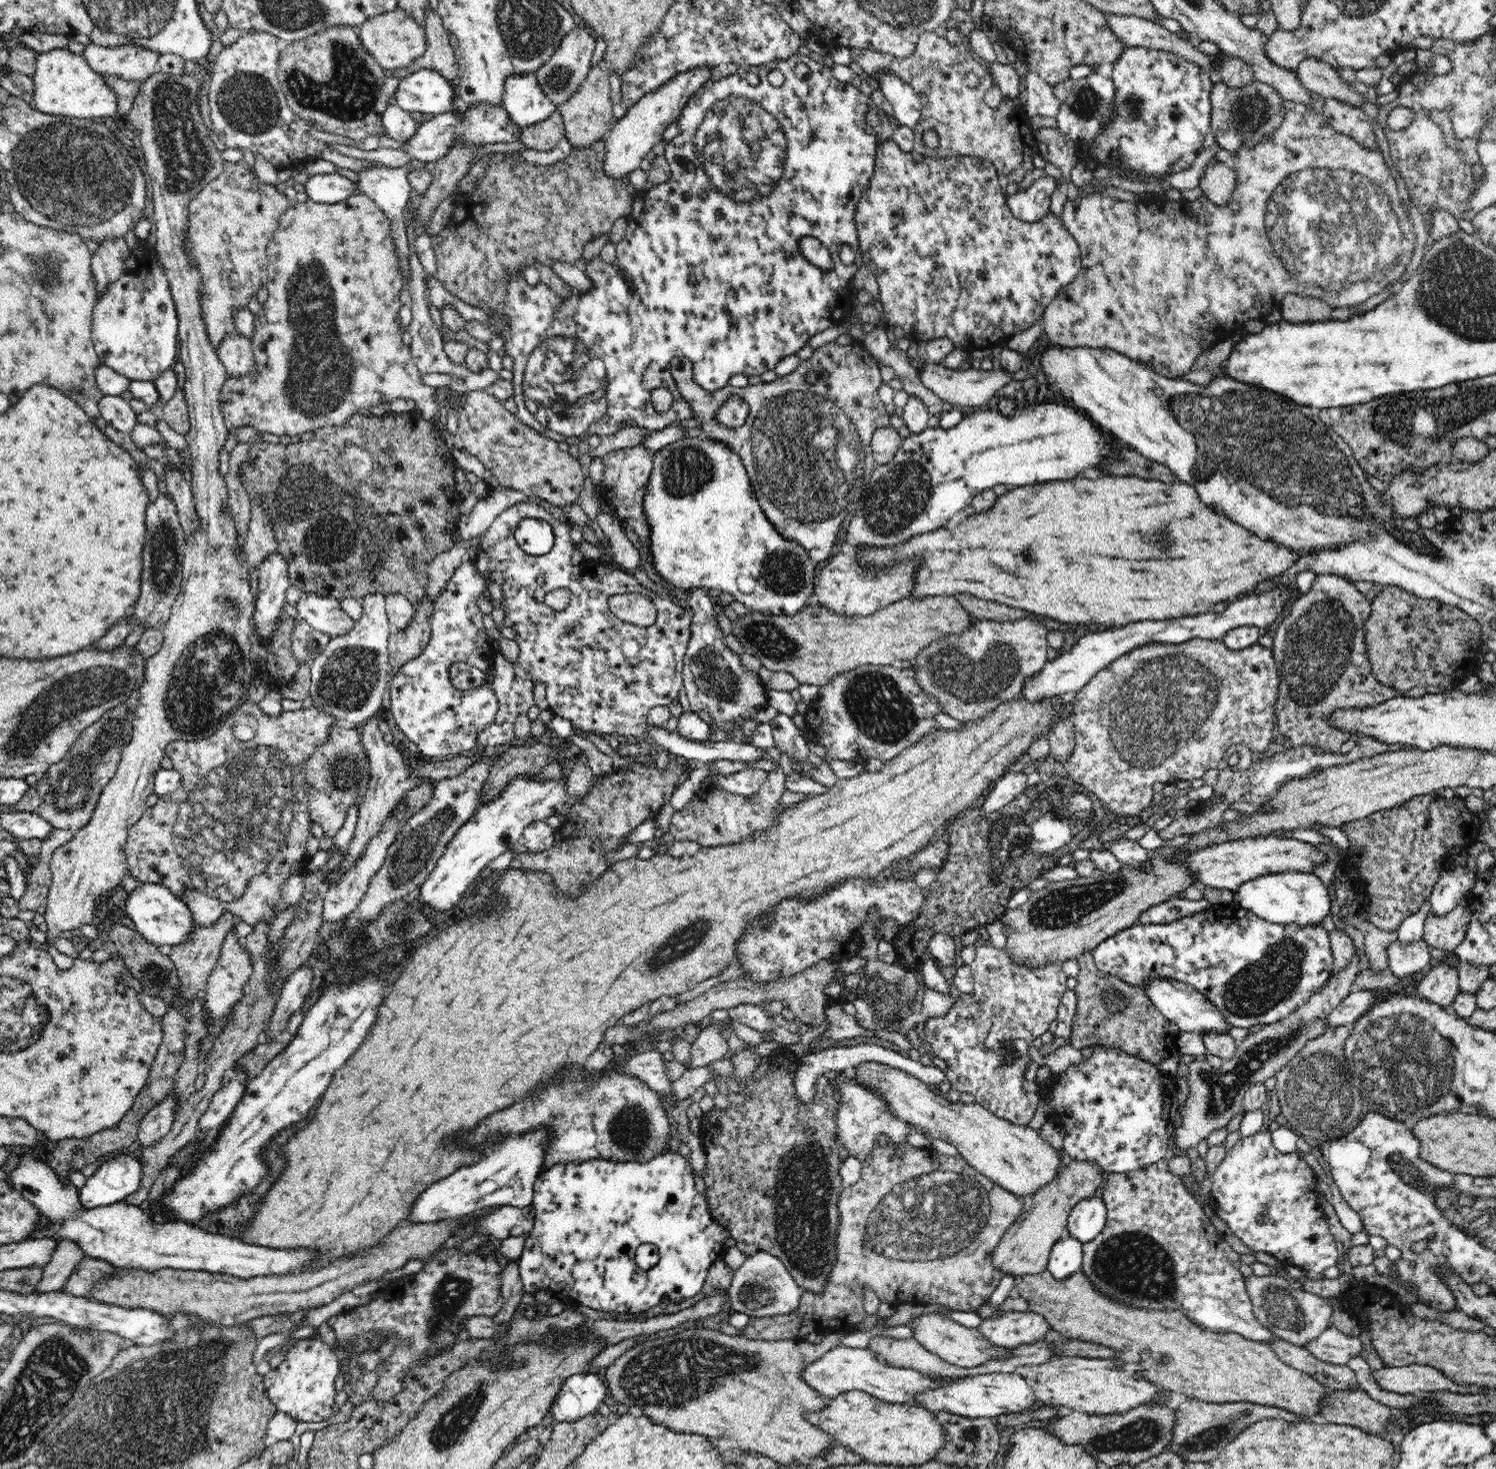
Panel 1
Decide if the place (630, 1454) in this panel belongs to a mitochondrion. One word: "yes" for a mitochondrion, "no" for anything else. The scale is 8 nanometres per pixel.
no

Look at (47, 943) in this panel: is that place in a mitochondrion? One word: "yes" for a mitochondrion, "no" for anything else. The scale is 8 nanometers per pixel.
no

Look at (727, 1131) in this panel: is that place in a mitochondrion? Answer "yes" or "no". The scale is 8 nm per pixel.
no

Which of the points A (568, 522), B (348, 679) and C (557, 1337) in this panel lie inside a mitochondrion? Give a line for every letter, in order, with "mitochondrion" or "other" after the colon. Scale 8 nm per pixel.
A: other
B: mitochondrion
C: other

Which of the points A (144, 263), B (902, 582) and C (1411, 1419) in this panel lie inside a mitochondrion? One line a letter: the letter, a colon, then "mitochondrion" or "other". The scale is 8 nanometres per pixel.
A: other
B: other
C: other

